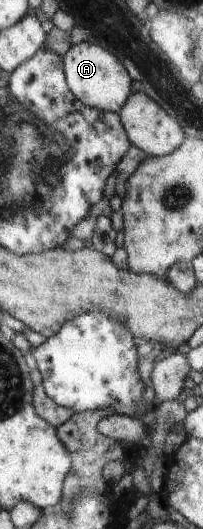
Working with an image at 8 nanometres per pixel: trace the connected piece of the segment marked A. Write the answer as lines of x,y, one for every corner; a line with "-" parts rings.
80,42
64,54
66,80
74,95
91,108
119,112
131,96
132,77
125,65
108,49
93,42

